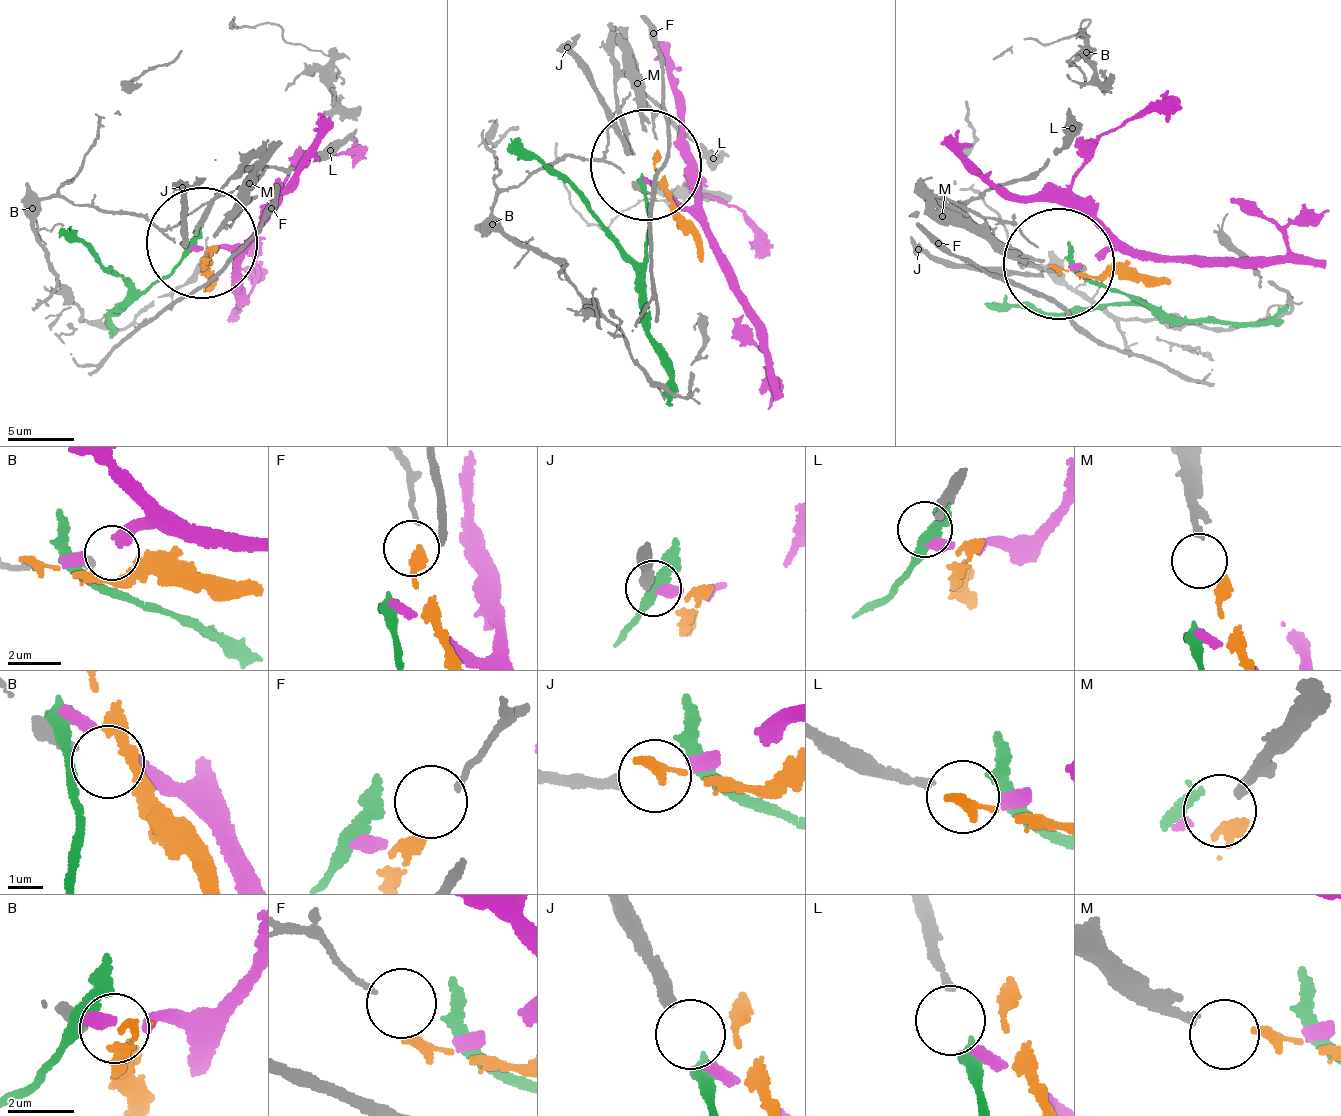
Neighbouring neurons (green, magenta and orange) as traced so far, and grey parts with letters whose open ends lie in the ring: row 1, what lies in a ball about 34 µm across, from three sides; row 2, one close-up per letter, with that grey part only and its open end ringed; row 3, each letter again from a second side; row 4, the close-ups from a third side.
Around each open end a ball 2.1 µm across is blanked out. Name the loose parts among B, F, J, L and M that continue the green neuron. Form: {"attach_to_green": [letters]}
{"attach_to_green": ["L"]}

